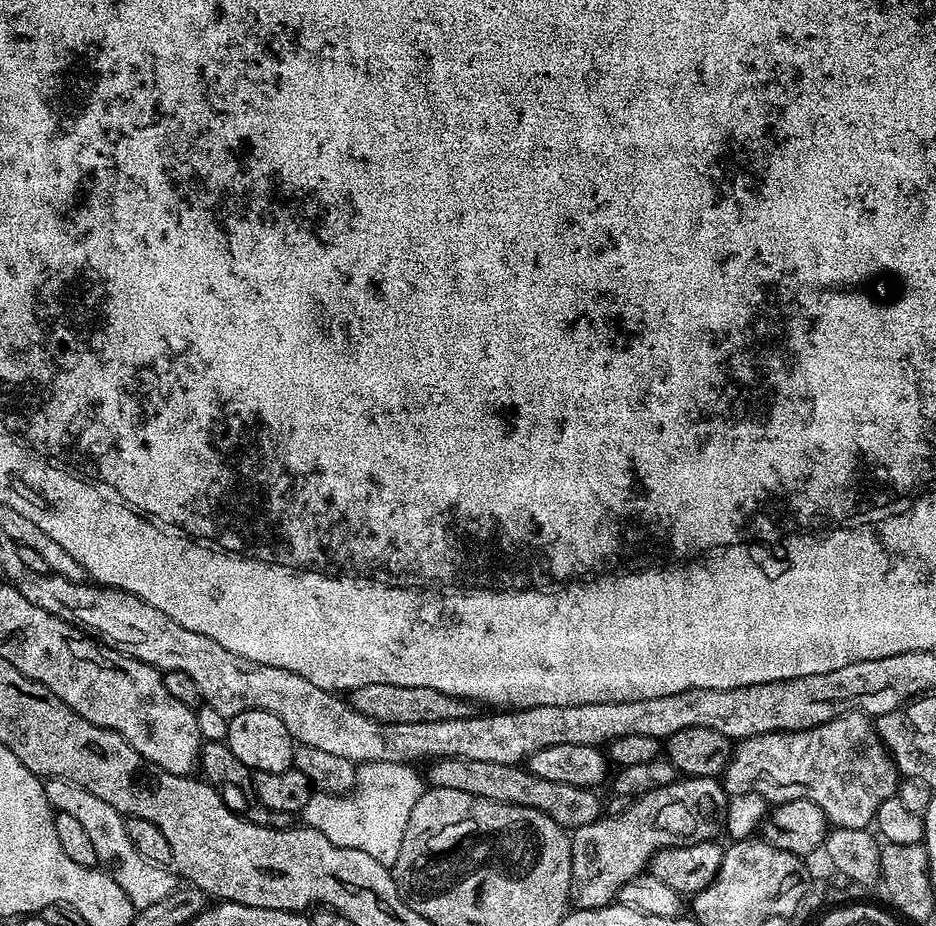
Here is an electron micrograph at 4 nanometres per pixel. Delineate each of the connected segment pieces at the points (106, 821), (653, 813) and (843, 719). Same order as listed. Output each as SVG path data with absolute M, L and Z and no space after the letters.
M48 778L43 781L43 785L48 803L53 809L71 814L86 829L97 861L114 878L114 882L118 882L118 886L126 890L126 898L130 898L137 910L154 906L154 902L162 902L171 892L177 891L177 877L167 867L150 863L142 858L142 854L138 854L138 850L134 850L134 844L130 842L130 838L126 838L125 817L118 810L114 810L110 802L102 802L102 798L90 794L90 790L71 784L68 780Z
M711 776L678 778L673 784L650 790L635 797L629 808L621 810L617 816L605 815L593 824L587 824L571 833L572 841L572 894L576 908L602 908L613 903L621 885L641 875L647 869L653 854L663 848L677 848L694 842L711 840L721 831L722 813L725 811L726 793L723 783Z
M844 710L839 714L841 716L833 715L818 726L796 732L796 746L810 746L810 758L818 760L818 768L824 768L824 774L818 772L818 796L810 797L809 801L824 811L829 825L837 828L868 828L876 819L878 806L882 806L882 802L886 802L891 796L897 795L896 764L892 761L888 748L880 740L875 723L869 717L863 712L851 710Z

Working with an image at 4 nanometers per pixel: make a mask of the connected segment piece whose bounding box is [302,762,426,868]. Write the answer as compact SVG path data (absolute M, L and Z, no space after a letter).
M370 762L361 764L356 769L356 782L354 791L345 795L313 794L310 802L306 802L302 813L303 823L307 827L326 834L336 846L344 846L346 849L364 850L378 862L391 868L398 858L399 847L402 844L403 831L406 828L407 818L414 809L414 804L426 790L425 781L415 772L415 767L394 762Z

